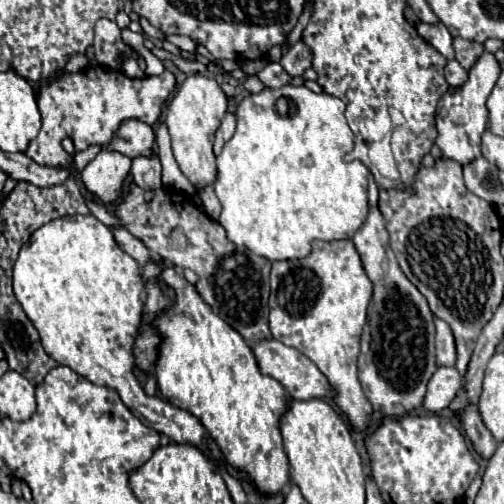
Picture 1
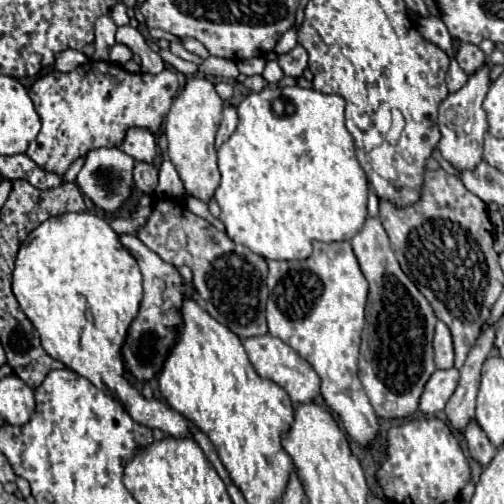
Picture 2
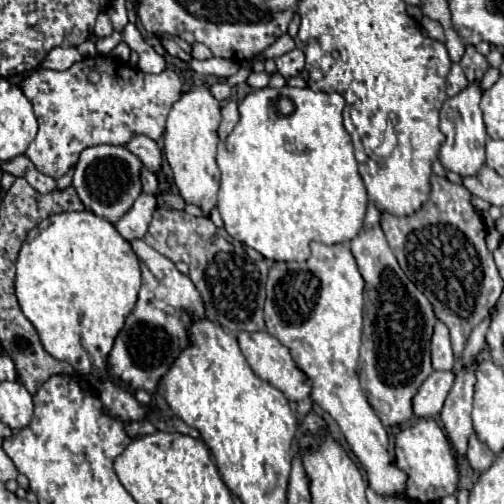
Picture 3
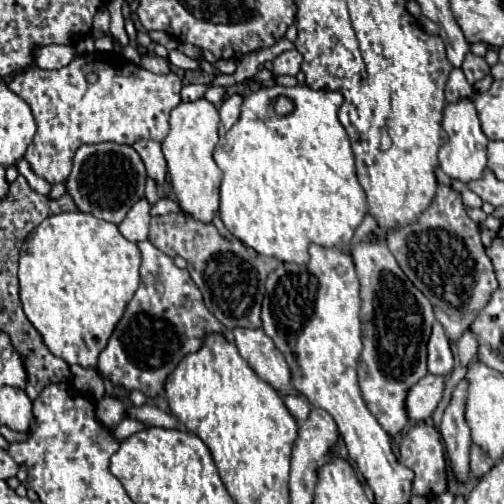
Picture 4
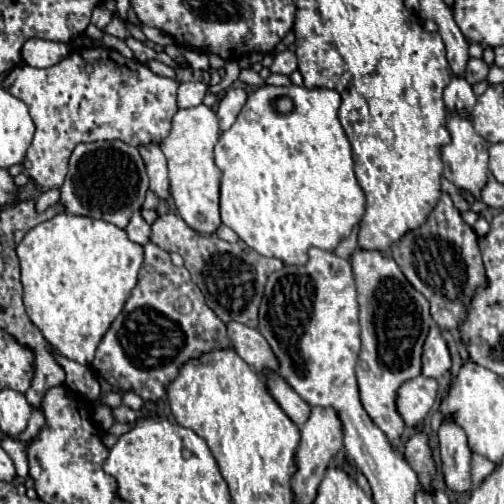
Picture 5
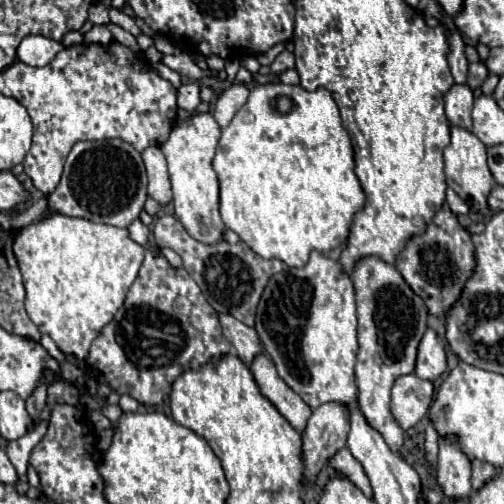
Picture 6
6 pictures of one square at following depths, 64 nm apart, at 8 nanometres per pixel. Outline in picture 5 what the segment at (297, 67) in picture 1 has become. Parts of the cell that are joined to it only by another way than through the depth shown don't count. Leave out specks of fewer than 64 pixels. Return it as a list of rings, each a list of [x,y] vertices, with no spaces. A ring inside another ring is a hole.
[[[284,50],[284,52],[280,52],[276,58],[274,58],[274,64],[270,66],[270,70],[272,72],[276,72],[276,74],[292,74],[294,70],[298,70],[298,58],[296,58],[296,54],[292,52],[292,50]]]

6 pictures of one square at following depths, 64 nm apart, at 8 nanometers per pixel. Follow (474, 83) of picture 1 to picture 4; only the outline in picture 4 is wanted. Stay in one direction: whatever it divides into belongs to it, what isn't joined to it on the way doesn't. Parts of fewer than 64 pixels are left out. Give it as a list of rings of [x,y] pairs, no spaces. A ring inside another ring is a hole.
[[[464,98],[458,104],[448,104],[446,110],[444,110],[442,128],[448,132],[450,140],[448,140],[448,146],[442,146],[440,152],[438,152],[440,168],[450,178],[458,178],[464,184],[468,184],[472,180],[480,180],[480,176],[484,174],[484,168],[486,168],[486,144],[488,144],[488,138],[484,136],[484,132],[480,128],[480,120],[478,120],[474,102]]]

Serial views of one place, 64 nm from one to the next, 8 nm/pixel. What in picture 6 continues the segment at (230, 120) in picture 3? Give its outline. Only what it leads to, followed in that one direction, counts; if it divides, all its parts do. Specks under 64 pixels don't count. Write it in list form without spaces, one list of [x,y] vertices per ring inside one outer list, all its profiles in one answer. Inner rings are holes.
[[[232,84],[218,96],[214,110],[212,110],[212,116],[216,118],[216,122],[222,128],[228,126],[230,120],[234,118],[234,114],[246,104],[248,94],[250,94],[250,90],[246,84]]]

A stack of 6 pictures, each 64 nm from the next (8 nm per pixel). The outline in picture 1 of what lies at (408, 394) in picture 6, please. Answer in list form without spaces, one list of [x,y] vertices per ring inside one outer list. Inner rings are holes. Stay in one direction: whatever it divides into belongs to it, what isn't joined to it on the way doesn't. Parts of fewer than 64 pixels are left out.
[[[438,368],[428,382],[428,390],[424,396],[424,410],[428,412],[440,412],[444,410],[452,398],[458,394],[462,388],[462,376],[456,372],[456,368]]]

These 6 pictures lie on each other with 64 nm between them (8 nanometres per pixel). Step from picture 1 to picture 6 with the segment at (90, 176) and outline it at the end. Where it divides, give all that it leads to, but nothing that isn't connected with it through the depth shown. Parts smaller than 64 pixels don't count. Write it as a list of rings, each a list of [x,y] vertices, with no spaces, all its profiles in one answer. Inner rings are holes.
[[[124,140],[76,142],[70,150],[64,174],[54,192],[46,196],[48,210],[64,216],[86,218],[110,226],[128,228],[144,208],[146,202],[146,168],[140,154]]]

